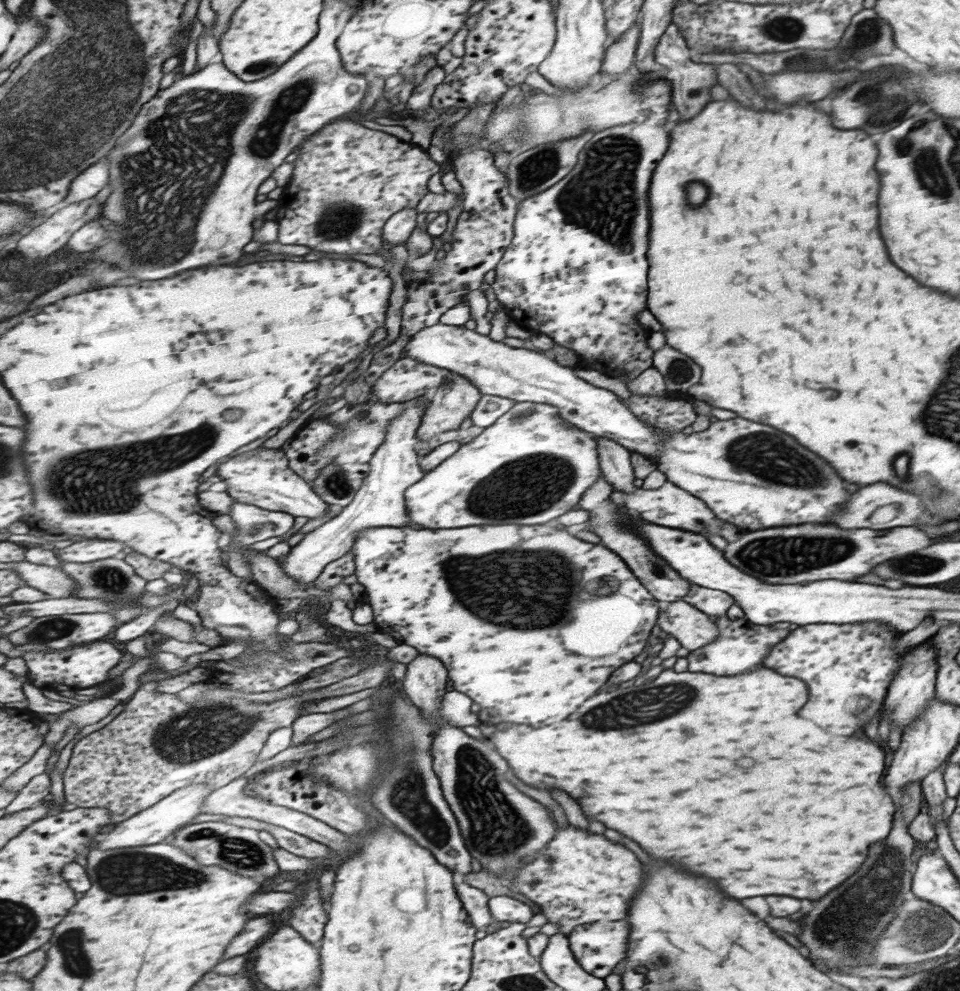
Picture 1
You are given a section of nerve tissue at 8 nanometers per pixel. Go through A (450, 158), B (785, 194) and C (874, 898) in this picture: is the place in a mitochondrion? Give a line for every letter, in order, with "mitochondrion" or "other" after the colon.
A: other
B: other
C: mitochondrion

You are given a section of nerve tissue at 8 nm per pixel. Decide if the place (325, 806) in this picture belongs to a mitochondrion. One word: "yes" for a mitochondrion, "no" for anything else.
no

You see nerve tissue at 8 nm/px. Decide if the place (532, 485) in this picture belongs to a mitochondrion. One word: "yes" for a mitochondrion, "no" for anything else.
yes

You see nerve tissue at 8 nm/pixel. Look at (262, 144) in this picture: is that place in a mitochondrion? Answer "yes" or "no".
yes

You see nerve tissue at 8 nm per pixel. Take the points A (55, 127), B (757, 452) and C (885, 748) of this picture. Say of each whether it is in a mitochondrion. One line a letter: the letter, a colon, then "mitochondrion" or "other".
A: mitochondrion
B: mitochondrion
C: other

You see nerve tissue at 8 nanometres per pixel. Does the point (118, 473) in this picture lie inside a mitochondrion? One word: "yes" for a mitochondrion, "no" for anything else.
yes

